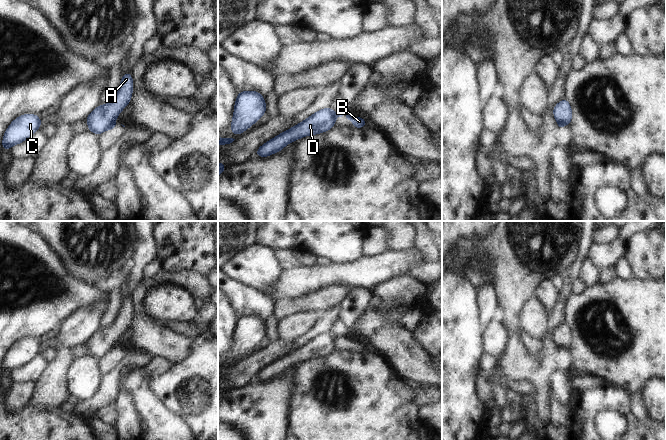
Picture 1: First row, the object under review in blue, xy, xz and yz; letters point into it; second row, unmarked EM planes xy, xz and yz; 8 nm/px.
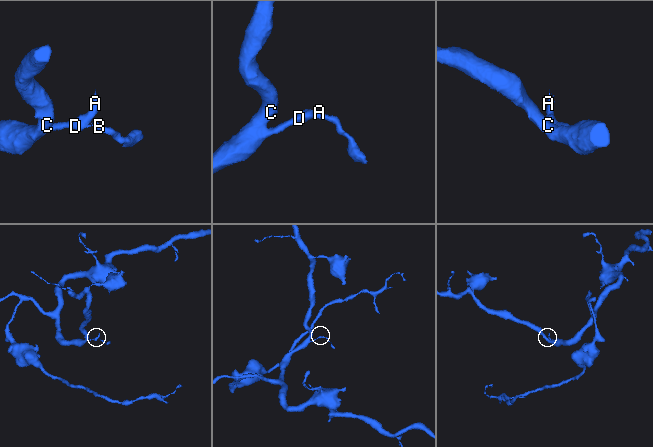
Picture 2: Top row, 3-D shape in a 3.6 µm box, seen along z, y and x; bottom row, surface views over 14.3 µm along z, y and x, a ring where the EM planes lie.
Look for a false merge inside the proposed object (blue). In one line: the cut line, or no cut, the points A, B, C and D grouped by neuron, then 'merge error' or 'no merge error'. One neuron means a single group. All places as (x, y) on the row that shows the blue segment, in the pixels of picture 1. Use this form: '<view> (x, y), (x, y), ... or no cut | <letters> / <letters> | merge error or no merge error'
xz (334, 112), (335, 118) | A C D / B | merge error

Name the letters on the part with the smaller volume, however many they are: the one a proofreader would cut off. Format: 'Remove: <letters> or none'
Remove: B

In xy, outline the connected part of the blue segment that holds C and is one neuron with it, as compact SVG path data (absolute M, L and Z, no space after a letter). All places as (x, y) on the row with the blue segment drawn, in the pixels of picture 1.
M23 114L14 119L3 135L2 150L7 151L12 146L22 143L39 130L43 123L38 114Z

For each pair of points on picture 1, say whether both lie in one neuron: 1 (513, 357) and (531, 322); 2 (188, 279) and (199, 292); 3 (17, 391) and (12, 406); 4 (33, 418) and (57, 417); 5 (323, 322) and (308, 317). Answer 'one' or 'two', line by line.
1: two
2: one
3: one
4: one
5: two

